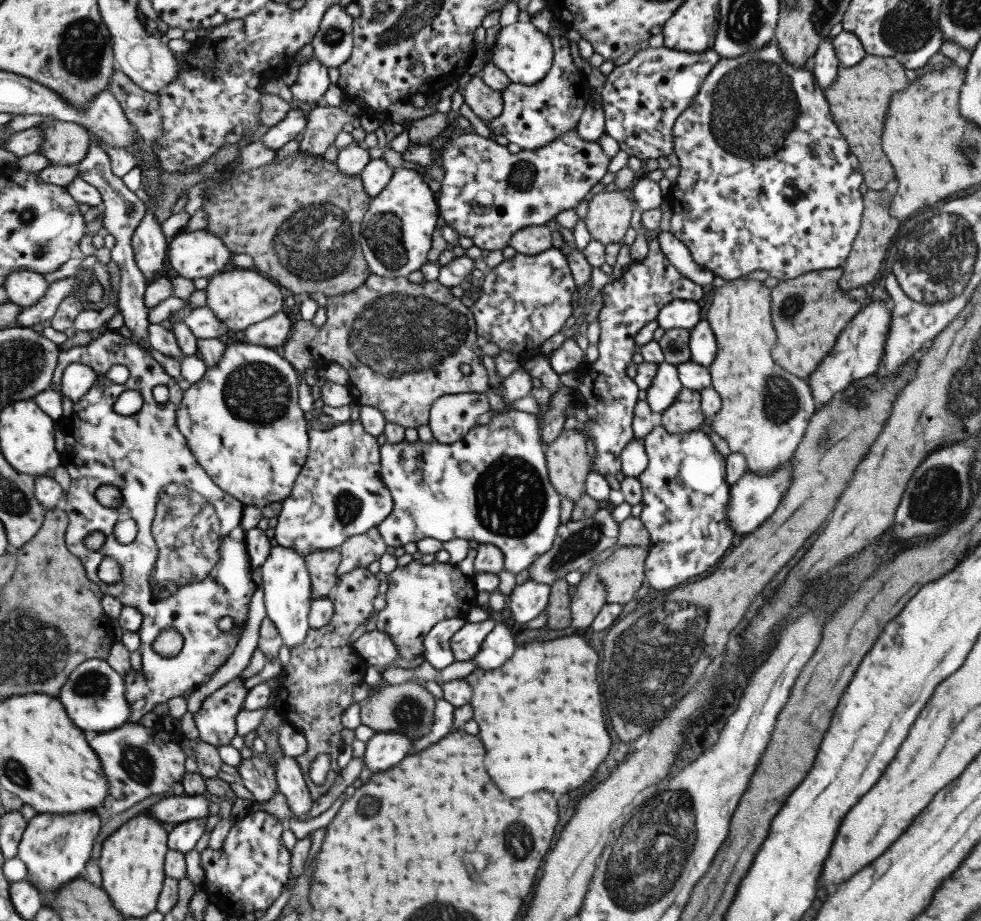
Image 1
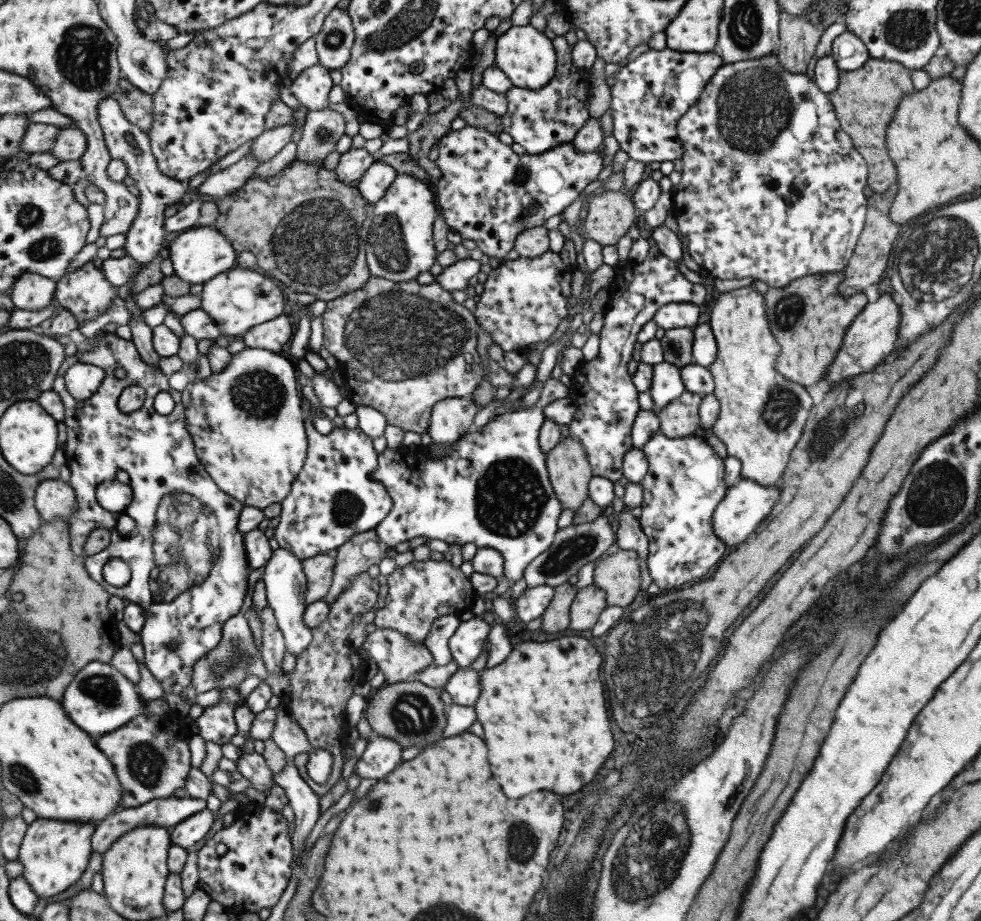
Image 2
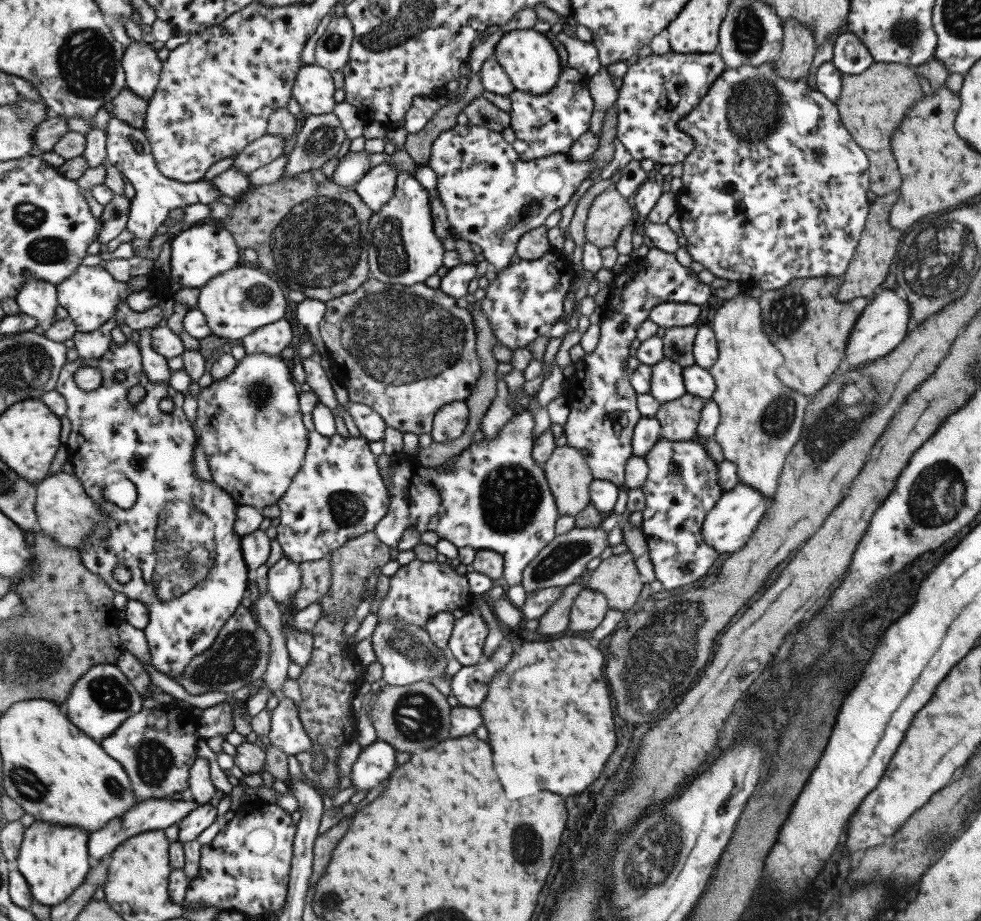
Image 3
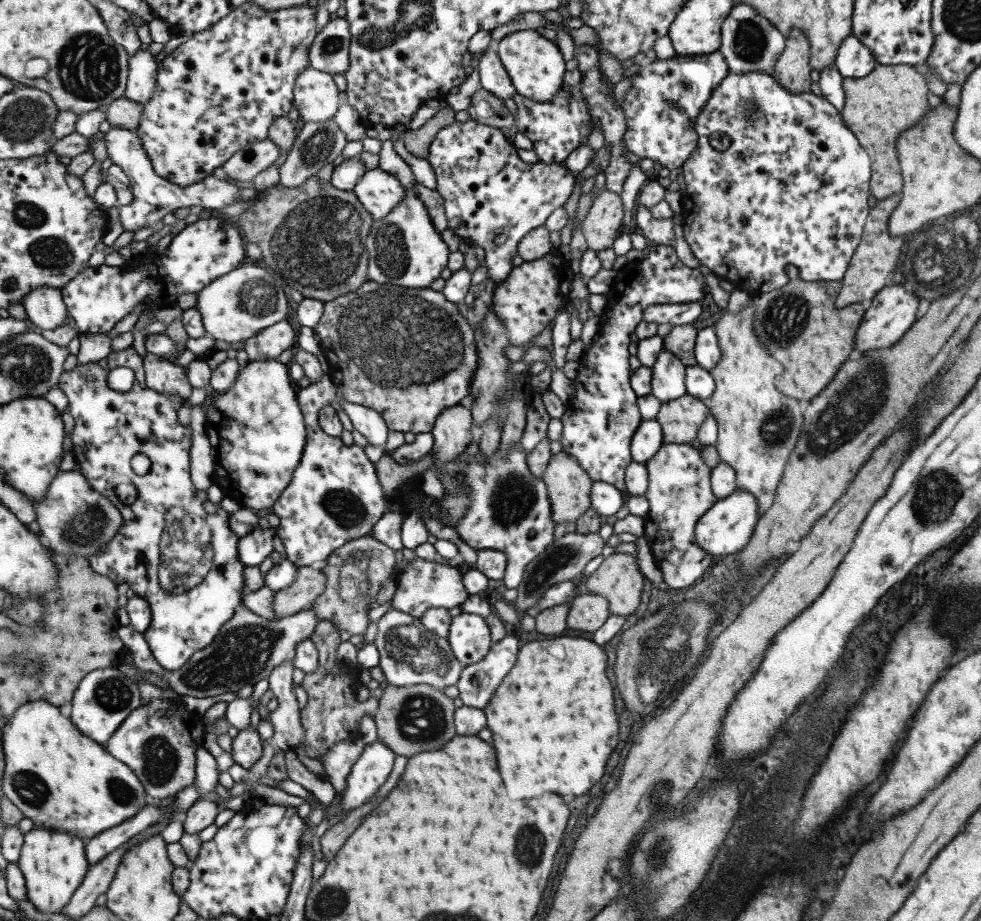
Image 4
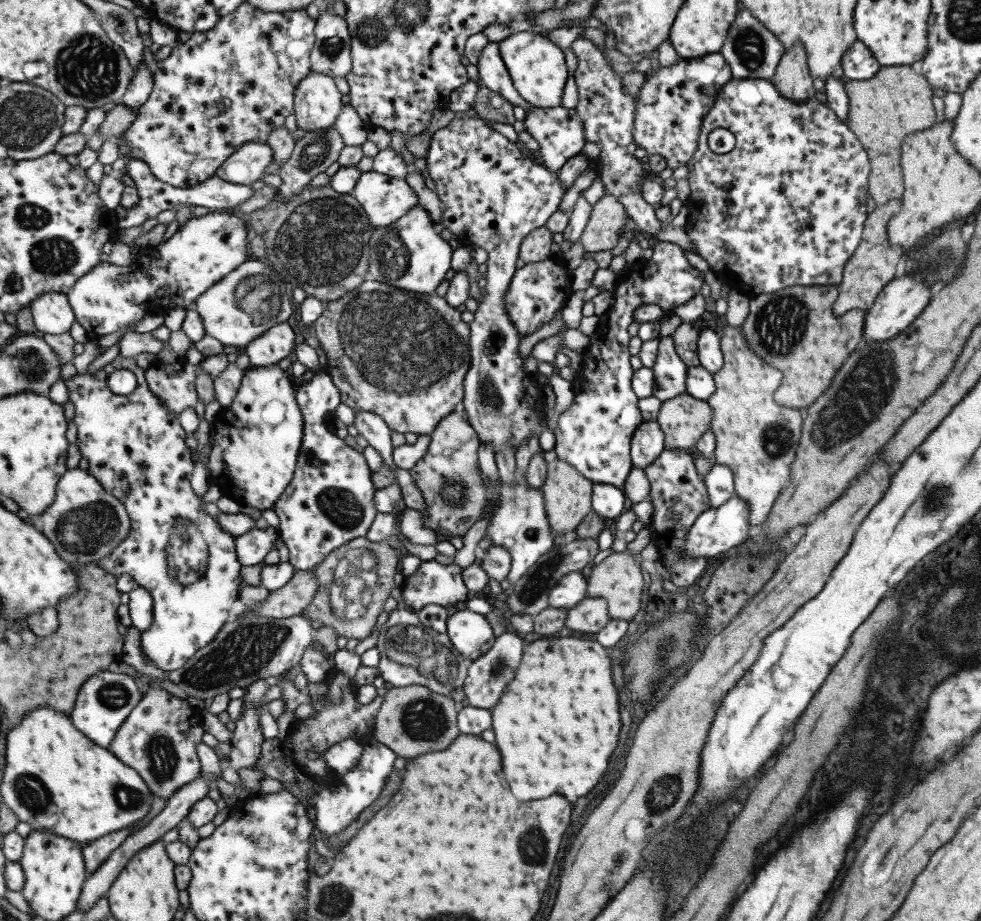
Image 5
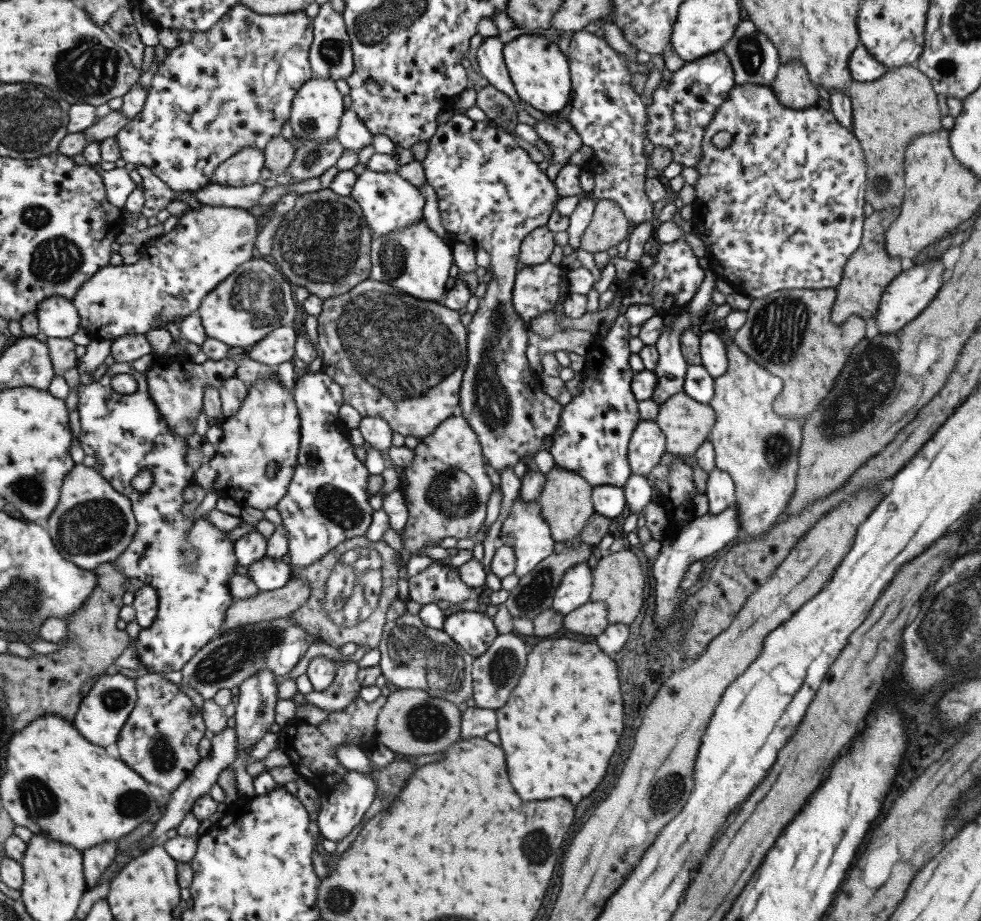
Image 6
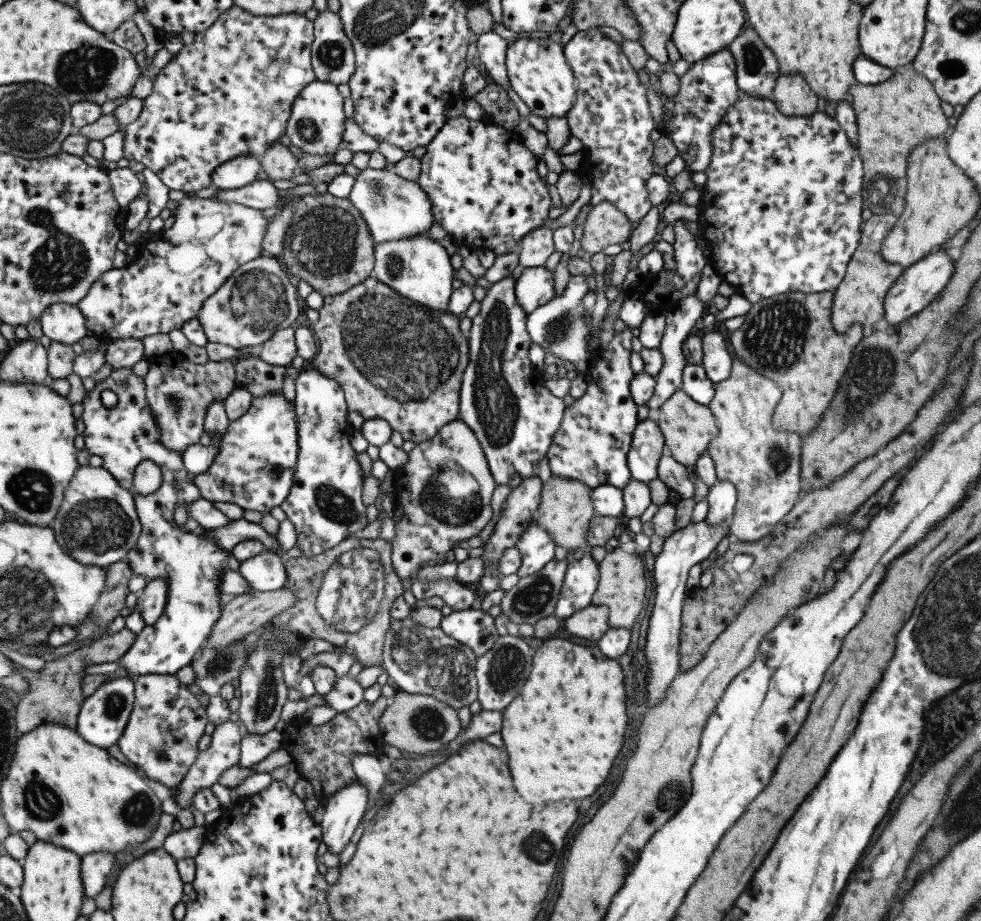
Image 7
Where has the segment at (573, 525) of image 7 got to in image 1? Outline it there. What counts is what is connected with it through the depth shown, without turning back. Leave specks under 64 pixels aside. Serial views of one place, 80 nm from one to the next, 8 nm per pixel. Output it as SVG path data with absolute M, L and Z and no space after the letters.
M575 427L562 431L544 446L547 473L551 486L561 497L575 502L584 492L584 480L591 470L586 453L586 438Z

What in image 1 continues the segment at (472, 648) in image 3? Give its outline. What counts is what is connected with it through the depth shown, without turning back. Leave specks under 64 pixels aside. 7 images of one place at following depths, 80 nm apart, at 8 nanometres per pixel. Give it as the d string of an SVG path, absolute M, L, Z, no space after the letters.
M490 618L465 626L452 638L452 649L457 661L473 660L480 653L485 637L495 623Z

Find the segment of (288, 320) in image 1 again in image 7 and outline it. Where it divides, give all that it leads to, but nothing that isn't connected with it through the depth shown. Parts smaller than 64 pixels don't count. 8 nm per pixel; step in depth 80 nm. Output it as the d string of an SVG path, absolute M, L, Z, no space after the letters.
M296 329L279 330L262 346L258 356L275 366L287 367L298 355Z

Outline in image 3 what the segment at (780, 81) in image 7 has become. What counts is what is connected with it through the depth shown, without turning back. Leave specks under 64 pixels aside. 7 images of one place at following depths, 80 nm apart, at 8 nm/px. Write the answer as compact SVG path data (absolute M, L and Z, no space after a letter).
M789 19L782 24L779 58L775 59L772 65L781 78L805 81L814 51L813 29Z

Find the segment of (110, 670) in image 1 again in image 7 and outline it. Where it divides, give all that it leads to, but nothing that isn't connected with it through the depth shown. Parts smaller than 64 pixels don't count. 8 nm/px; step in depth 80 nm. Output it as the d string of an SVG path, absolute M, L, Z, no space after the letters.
M126 677L114 678L102 683L96 691L84 700L78 716L77 731L82 738L103 749L117 746L129 725L136 705L136 682Z

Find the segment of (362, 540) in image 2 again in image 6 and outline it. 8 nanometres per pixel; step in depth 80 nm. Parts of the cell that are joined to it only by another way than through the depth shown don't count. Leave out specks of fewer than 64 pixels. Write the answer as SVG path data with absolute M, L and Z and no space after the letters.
M366 536L351 538L331 550L308 568L291 564L293 578L307 579L312 586L309 600L292 616L296 623L329 645L339 648L347 642L378 648L387 624L387 610L399 596L397 580L403 575L397 553L383 539L377 542Z

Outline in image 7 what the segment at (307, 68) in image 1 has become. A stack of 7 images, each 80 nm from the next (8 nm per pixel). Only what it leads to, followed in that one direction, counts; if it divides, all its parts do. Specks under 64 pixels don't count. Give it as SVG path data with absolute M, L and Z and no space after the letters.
M315 81L308 84L296 98L292 108L292 116L288 120L286 134L291 144L302 152L324 155L340 148L345 134L345 97L336 83Z

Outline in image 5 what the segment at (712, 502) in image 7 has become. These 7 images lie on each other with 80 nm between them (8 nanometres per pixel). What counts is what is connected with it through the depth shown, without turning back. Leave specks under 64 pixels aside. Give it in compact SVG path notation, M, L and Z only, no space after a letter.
M714 463L704 476L704 485L710 508L719 506L736 496L732 472L725 465Z

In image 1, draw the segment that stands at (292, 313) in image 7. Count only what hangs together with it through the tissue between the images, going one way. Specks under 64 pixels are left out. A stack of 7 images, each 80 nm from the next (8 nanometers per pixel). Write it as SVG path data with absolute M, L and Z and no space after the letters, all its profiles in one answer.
M253 268L228 270L215 275L208 280L207 286L208 308L213 310L215 316L231 331L246 331L249 326L273 318L275 314L283 311L283 294L278 284L273 284L265 276L253 272Z

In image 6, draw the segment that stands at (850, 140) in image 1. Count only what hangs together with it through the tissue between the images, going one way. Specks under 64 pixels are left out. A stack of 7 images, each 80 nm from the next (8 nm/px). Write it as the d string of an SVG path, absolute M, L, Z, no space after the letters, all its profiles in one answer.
M909 65L888 68L875 80L851 81L845 89L852 110L851 131L858 140L866 164L865 202L874 210L899 208L904 195L903 158L905 147L917 134L939 130L936 92L929 78Z

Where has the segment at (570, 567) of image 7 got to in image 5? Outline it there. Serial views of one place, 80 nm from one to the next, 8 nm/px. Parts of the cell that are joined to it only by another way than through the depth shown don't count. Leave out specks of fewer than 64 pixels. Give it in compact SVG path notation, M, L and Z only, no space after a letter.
M574 570L559 579L546 598L549 607L570 609L586 596L586 579Z

